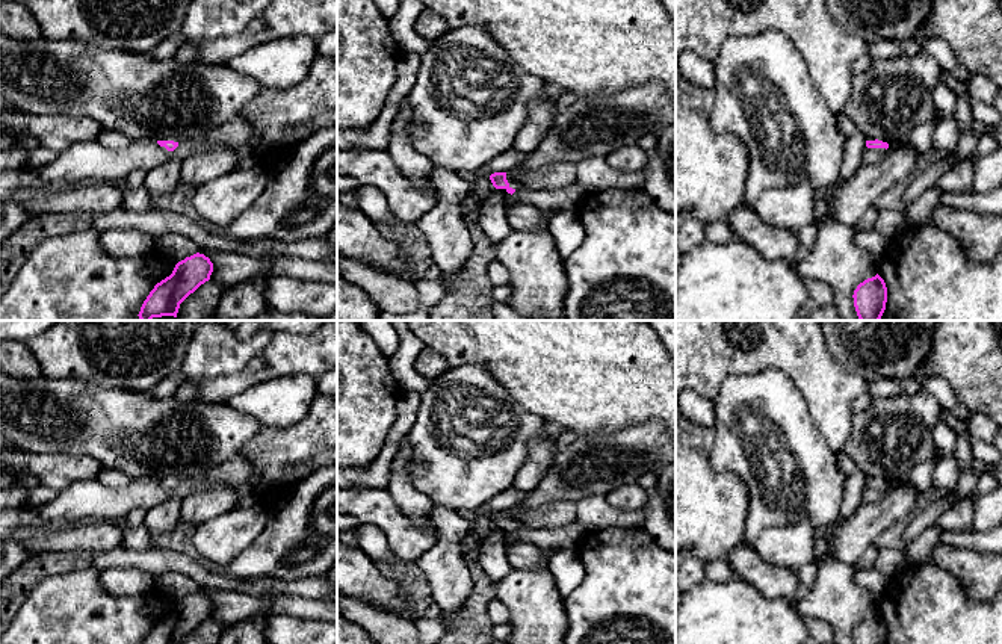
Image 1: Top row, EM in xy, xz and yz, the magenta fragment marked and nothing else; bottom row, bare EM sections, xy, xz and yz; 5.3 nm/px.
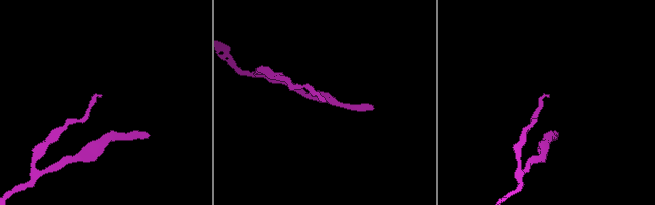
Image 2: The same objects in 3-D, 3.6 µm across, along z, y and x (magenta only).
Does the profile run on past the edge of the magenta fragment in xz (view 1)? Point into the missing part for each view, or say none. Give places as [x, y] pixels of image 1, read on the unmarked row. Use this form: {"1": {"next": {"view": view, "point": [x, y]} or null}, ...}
{"1": {"next": null}}

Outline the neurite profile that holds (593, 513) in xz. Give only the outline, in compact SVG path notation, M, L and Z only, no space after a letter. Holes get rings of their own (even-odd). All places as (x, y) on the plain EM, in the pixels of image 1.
M585 497L573 502L576 522L594 531L598 528L641 528L645 519L645 505L633 511L620 511L602 499Z

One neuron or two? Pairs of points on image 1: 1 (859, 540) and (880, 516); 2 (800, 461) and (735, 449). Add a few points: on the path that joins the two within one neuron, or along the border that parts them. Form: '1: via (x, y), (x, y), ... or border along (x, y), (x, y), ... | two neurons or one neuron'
1: via (862, 534), (874, 522) | one neuron
2: via (783, 458), (774, 449), (751, 449) | one neuron

